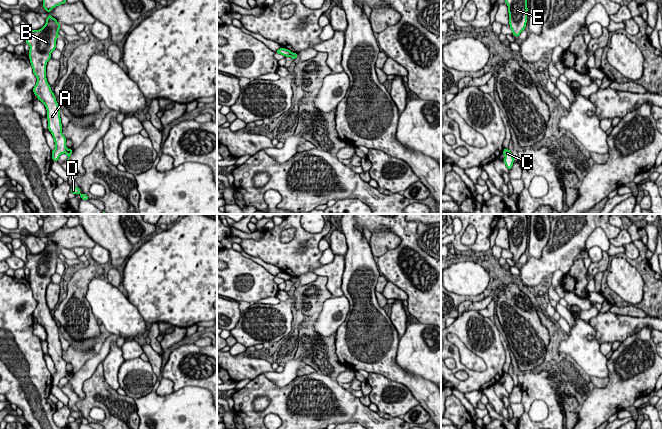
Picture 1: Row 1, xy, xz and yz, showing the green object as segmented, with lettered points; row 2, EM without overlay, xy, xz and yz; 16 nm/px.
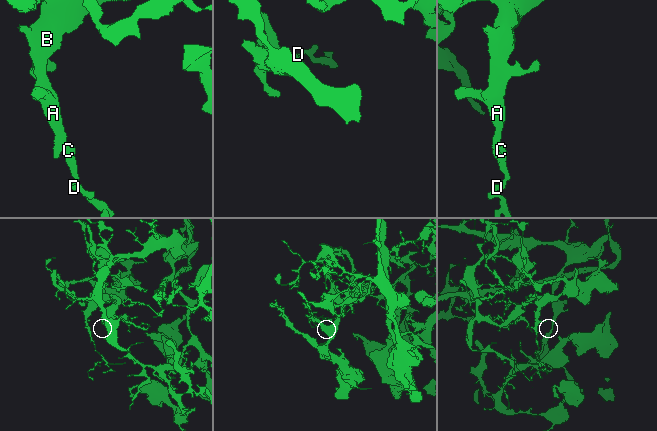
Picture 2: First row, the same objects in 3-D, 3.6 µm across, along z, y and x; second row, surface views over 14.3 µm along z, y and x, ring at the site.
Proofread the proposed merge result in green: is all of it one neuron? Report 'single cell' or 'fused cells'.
fused cells

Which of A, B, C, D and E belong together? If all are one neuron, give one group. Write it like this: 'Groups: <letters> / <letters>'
Groups: A B E / C D

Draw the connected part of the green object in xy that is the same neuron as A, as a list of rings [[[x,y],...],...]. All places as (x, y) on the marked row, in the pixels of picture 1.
[[[50,14],[45,25],[39,30],[28,30],[26,44],[30,46],[29,59],[33,74],[37,78],[33,93],[46,107],[48,129],[51,132],[56,148],[52,150],[52,160],[58,161],[59,156],[66,152],[66,138],[62,133],[60,109],[56,96],[46,78],[46,65],[51,59],[51,53],[56,49],[56,40],[59,37],[60,25]]]

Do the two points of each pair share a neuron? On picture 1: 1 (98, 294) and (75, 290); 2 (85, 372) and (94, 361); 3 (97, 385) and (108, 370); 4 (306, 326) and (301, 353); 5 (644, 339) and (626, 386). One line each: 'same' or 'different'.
1: different
2: same
3: different
4: same
5: same

